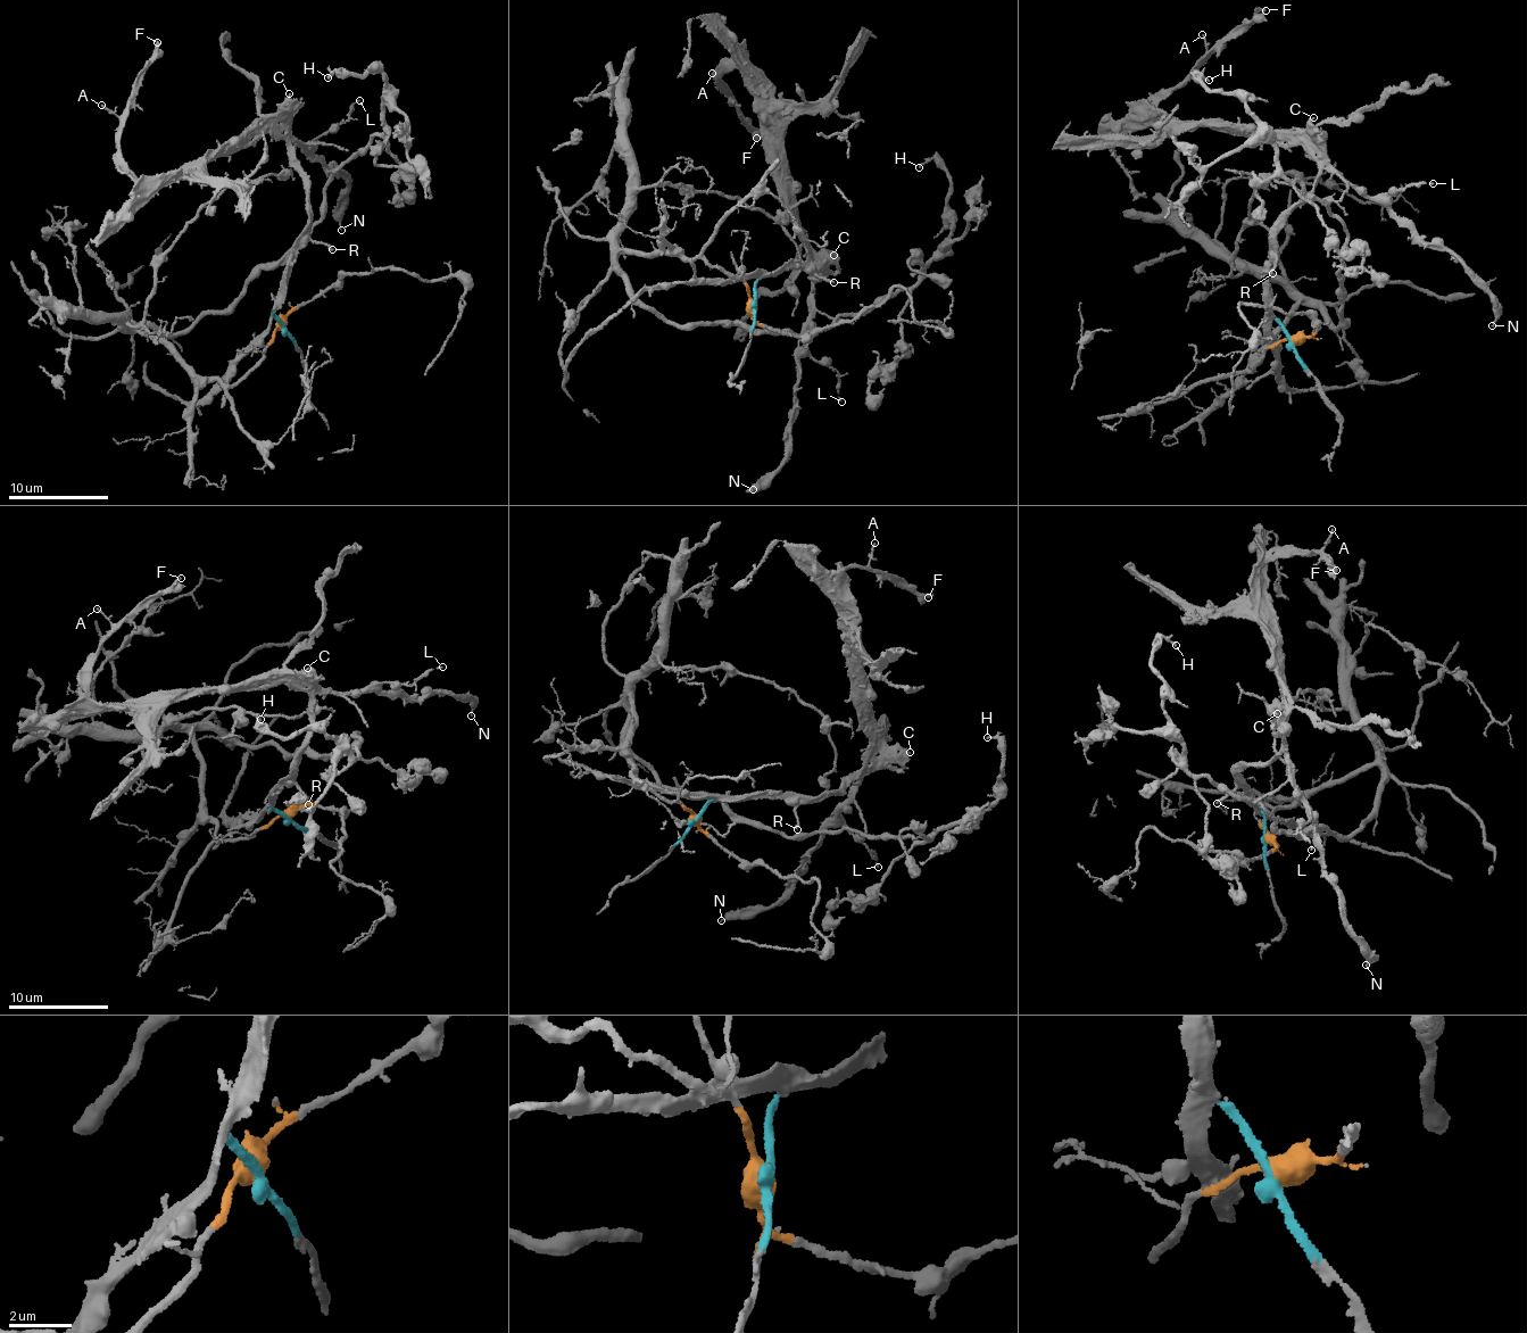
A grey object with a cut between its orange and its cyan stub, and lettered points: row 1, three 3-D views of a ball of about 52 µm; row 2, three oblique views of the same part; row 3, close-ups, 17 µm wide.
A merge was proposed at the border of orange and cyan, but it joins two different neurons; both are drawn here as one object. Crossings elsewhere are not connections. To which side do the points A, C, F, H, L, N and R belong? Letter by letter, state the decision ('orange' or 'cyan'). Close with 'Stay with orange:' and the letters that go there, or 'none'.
A: cyan
C: cyan
F: cyan
H: orange
L: cyan
N: cyan
R: cyan
Stay with orange: H

